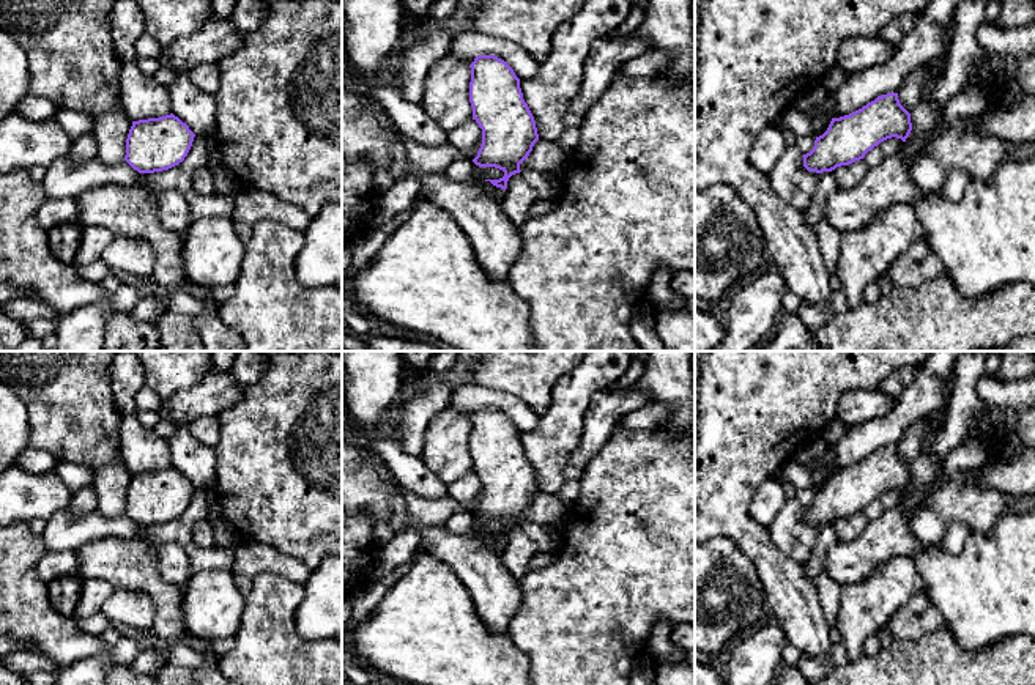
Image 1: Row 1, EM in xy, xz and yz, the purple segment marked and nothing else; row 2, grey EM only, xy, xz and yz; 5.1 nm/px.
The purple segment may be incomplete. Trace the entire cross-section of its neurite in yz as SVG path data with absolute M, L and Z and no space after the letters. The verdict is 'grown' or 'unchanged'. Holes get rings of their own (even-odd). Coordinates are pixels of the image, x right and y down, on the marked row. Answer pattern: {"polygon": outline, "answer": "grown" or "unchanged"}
{"polygon": "M898 93L877 96L849 115L832 118L813 150L803 154L803 167L816 173L832 172L863 159L887 139L906 142L911 131L911 113L900 104Z", "answer": "unchanged"}

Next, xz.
{"polygon": "M477 55L469 65L469 102L473 120L482 129L482 145L473 162L504 172L499 180L485 180L506 191L512 175L539 140L534 117L523 99L520 79L495 55Z", "answer": "unchanged"}

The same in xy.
{"polygon": "M173 113L132 121L124 161L139 173L169 170L187 156L195 134Z", "answer": "unchanged"}

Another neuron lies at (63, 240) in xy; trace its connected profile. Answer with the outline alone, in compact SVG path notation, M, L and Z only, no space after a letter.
M77 222L63 224L47 231L49 246L55 258L65 265L74 265L83 227Z

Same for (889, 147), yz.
M896 137L881 142L877 146L865 154L863 161L866 162L866 167L870 168L881 164L887 156L895 154L901 145L903 140Z

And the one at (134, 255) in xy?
M115 236L102 252L101 260L113 269L142 279L153 276L156 254L151 244L142 238Z

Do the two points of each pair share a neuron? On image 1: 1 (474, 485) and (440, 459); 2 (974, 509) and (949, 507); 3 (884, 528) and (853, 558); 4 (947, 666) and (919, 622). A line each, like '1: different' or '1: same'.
1: different
2: same
3: same
4: different

